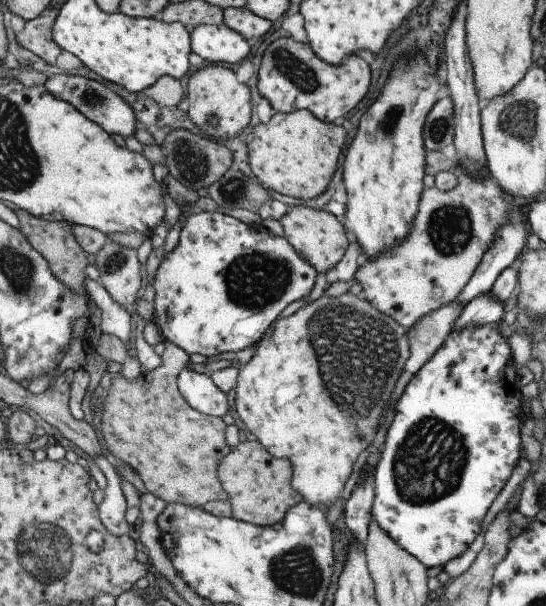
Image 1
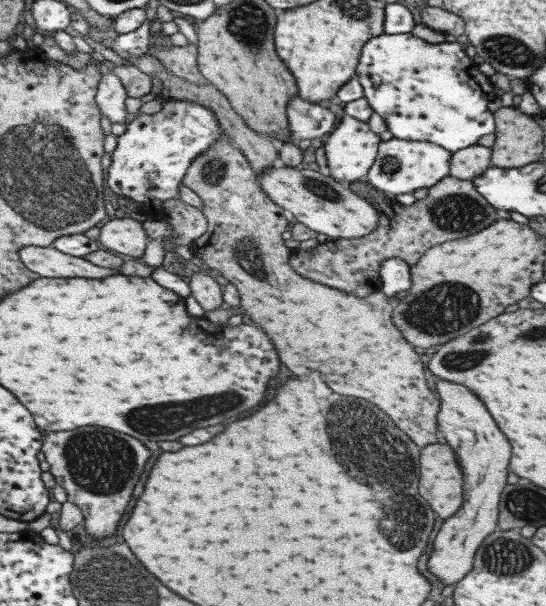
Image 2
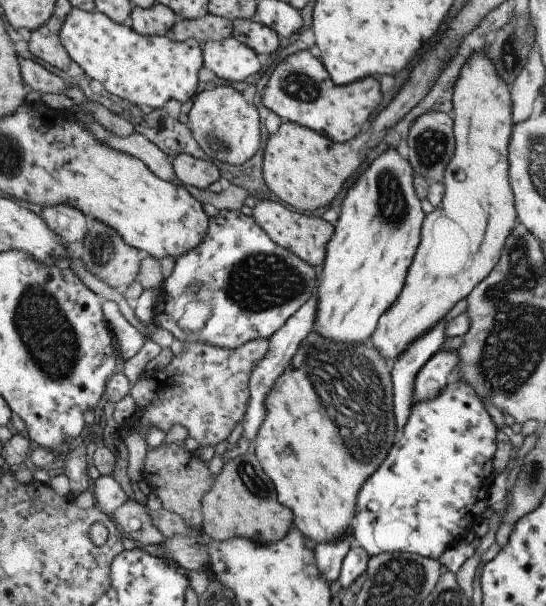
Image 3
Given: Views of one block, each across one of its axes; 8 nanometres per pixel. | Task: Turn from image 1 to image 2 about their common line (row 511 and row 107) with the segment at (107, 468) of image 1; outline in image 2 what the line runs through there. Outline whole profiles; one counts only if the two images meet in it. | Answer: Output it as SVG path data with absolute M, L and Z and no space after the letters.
M100 60L100 67L102 68L101 79L97 83L97 92L95 93L94 100L100 114L106 116L112 123L123 123L127 111L125 110L126 94L119 80L119 77L113 73L111 64Z

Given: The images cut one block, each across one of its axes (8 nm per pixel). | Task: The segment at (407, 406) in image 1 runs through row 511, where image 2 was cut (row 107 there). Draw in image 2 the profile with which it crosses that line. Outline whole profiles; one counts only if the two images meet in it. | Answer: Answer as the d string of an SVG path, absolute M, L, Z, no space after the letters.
M381 33L363 44L353 78L362 86L362 97L369 103L372 112L384 120L392 137L401 141L431 142L453 154L477 144L481 136L492 134L495 130L493 115L487 109L487 102L496 98L494 86L489 77L477 69L477 64L465 55L464 46L456 41L434 44L411 33Z

